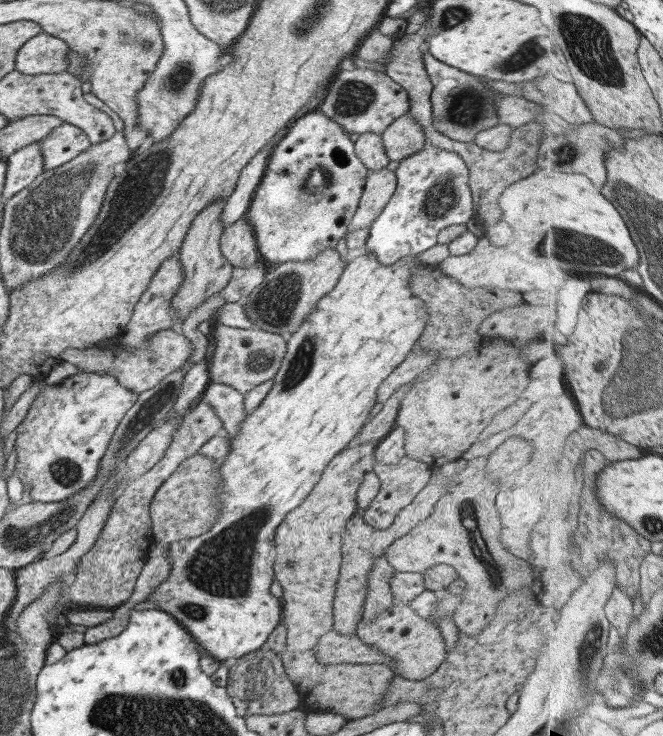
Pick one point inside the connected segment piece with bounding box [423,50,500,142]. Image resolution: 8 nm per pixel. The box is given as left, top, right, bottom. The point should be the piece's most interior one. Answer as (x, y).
(462, 104)

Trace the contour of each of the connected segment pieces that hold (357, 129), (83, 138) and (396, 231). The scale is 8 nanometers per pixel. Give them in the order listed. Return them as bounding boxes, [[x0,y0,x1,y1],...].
[[317,68,411,134],[41,123,90,170],[365,143,473,264]]

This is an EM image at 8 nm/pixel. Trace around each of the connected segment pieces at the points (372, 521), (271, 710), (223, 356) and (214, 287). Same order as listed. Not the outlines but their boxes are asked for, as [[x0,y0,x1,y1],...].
[[362,456,432,533],[222,647,301,717],[210,324,287,395],[172,199,234,329]]

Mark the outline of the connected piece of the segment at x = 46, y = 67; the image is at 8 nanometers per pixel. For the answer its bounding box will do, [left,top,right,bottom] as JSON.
[15,32,72,75]

